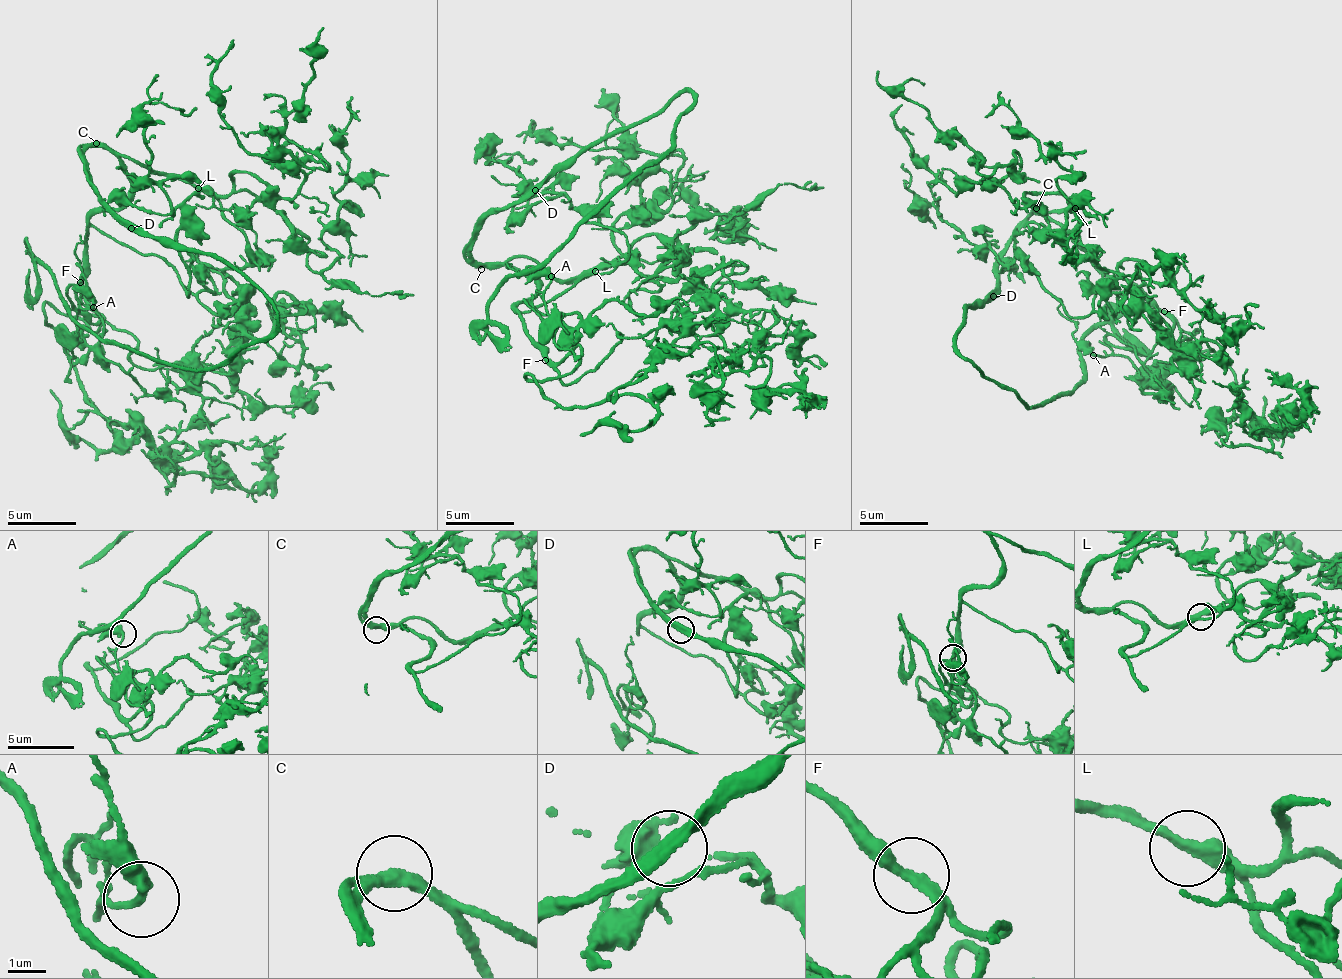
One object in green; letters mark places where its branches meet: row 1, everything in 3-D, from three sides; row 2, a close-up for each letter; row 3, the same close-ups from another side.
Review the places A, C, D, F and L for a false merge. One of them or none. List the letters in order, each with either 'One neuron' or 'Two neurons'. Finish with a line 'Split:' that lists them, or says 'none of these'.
A: One neuron
C: One neuron
D: One neuron
F: One neuron
L: One neuron
Split: none of these

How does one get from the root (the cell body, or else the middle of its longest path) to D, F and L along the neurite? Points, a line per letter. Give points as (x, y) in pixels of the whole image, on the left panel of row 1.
D: (97, 148), (91, 147), (85, 153), (95, 195), (110, 215), (130, 229)
F: (97, 148), (110, 150), (117, 157), (129, 185), (124, 202), (102, 208), (92, 217), (83, 241), (80, 281)
L: (97, 148), (117, 150), (158, 172), (180, 175), (199, 187)

